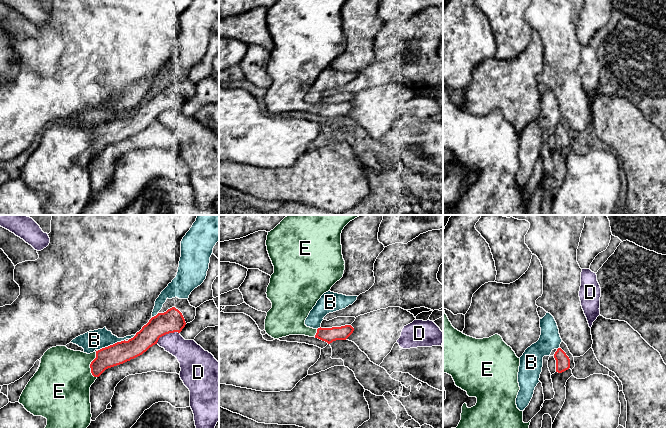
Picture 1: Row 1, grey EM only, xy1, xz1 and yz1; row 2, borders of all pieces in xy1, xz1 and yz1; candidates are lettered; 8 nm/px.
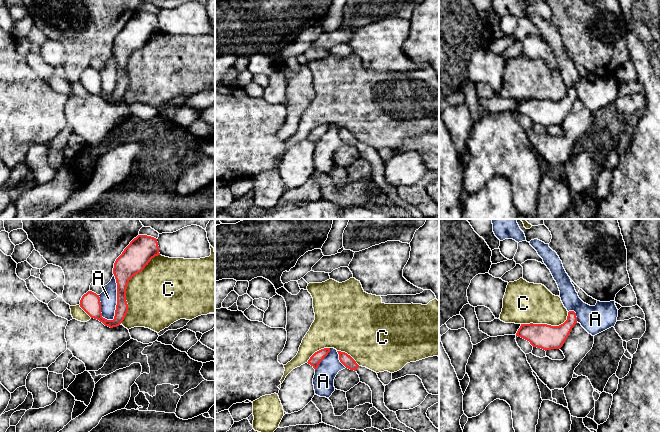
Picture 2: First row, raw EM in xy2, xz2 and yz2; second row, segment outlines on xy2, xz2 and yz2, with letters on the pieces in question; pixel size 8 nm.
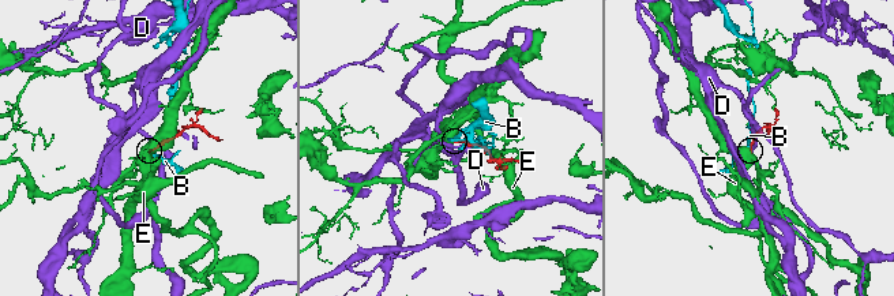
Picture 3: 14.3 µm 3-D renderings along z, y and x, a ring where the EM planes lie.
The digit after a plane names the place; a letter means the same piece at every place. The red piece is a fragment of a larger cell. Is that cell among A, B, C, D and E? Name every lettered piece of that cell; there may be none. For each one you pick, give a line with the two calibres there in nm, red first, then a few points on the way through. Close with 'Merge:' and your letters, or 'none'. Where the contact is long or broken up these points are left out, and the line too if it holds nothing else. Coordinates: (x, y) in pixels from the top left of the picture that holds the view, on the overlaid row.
E: calibres 170 and 440 nm; way xy1 (118, 353), (90, 365), (71, 372), (63, 380)
Merge: E

